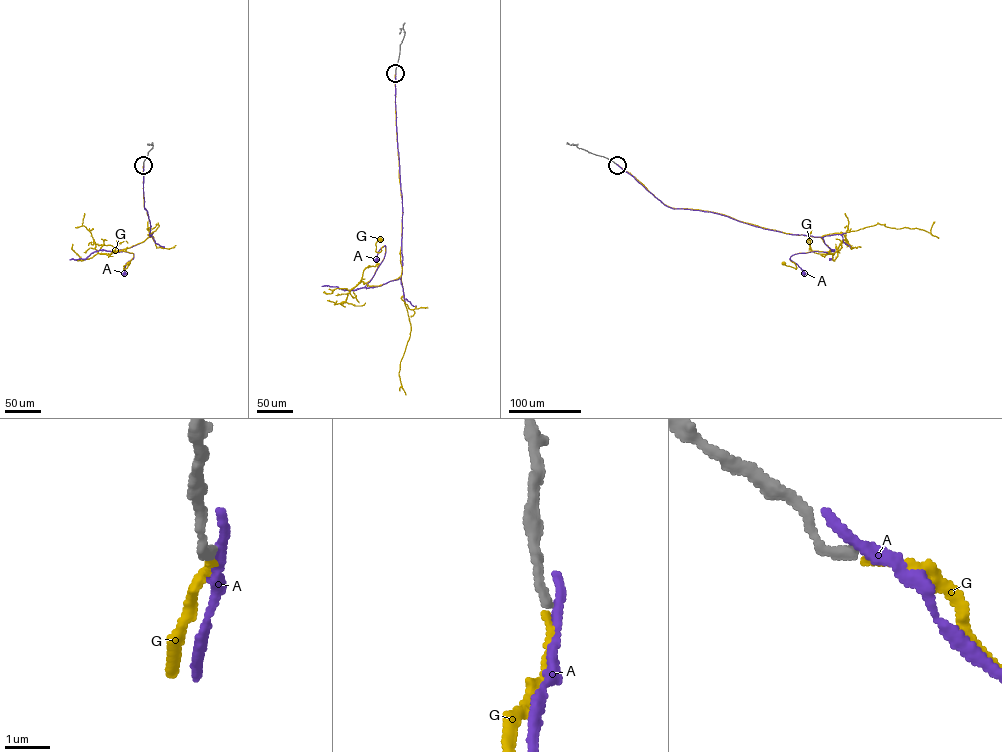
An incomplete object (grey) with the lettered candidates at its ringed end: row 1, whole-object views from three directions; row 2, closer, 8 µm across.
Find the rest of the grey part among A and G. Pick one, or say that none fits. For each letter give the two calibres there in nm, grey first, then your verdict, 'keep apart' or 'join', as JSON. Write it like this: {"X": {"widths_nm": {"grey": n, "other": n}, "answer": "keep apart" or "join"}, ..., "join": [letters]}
{"A": {"widths_nm": {"grey": 240, "other": 320}, "answer": "keep apart"}, "G": {"widths_nm": {"grey": 240, "other": 130}, "answer": "join"}, "join": ["G"]}

